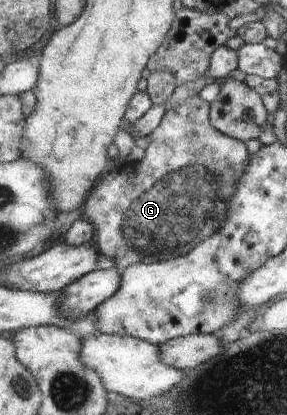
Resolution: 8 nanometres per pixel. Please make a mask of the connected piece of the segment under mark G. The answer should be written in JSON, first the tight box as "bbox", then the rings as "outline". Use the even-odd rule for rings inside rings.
{"bbox":[85,96,248,273],"outline":[[[199,96],[182,103],[173,103],[161,124],[149,136],[142,161],[111,166],[105,179],[96,186],[85,203],[89,222],[97,229],[95,247],[107,258],[116,259],[120,273],[133,264],[150,264],[189,253],[203,239],[211,237],[225,220],[229,201],[237,191],[237,181],[248,165],[248,150],[244,142],[219,133],[210,123],[210,103]]]}

